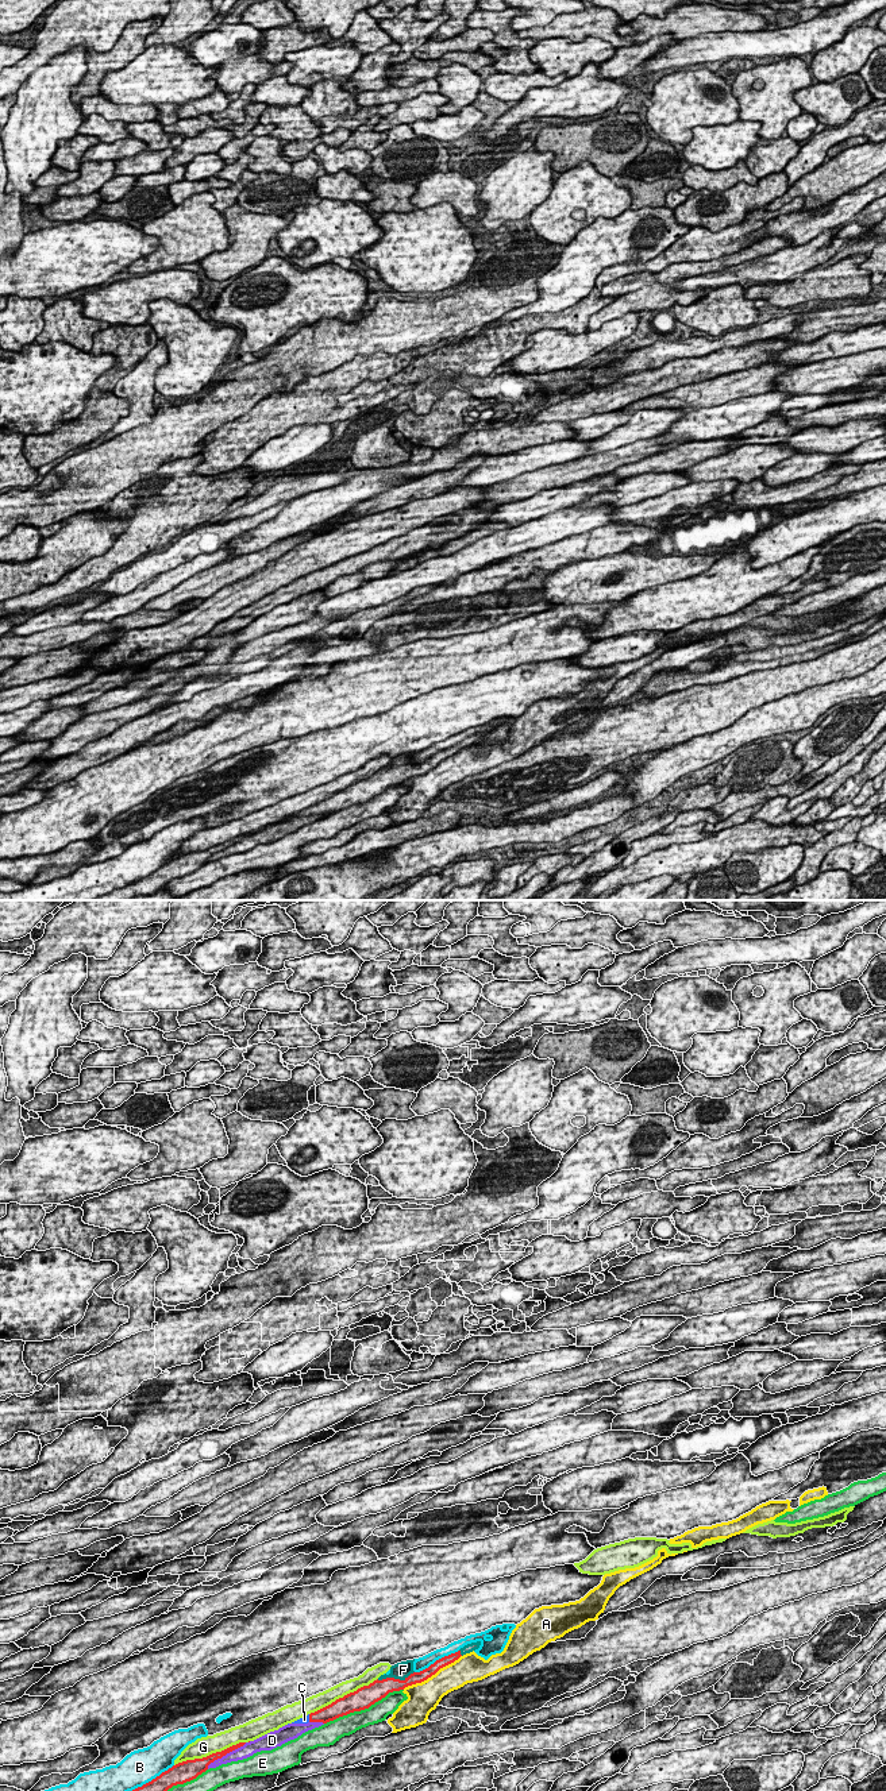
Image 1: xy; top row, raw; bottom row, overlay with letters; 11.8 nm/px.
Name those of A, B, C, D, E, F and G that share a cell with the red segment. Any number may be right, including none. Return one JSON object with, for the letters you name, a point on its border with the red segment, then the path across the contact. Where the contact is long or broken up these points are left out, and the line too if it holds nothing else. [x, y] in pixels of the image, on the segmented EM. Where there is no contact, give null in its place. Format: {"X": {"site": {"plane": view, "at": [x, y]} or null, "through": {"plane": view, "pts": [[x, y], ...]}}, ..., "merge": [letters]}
{"C": {"site": {"plane": "xy", "at": [309, 1718]}}, "F": {"site": {"plane": "xy", "at": [395, 1679]}}, "merge": ["C", "F"]}

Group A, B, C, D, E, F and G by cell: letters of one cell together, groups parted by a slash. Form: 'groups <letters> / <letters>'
groups A / B / C F / D / E / G

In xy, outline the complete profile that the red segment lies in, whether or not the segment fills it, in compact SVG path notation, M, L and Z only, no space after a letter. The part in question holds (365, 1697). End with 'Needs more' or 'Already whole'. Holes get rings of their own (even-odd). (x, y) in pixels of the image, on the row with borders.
M481 1641L471 1643L461 1648L458 1652L444 1656L431 1664L428 1668L415 1672L413 1660L397 1663L390 1667L389 1675L381 1675L377 1680L369 1686L363 1686L354 1692L336 1699L331 1705L311 1713L292 1724L308 1724L308 1722L323 1722L327 1724L339 1717L347 1715L354 1711L369 1709L375 1702L385 1698L389 1692L404 1690L408 1686L421 1683L435 1675L440 1668L454 1663L461 1656L478 1649Z. Needs more

